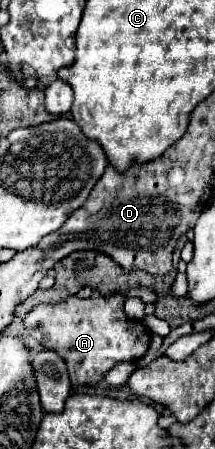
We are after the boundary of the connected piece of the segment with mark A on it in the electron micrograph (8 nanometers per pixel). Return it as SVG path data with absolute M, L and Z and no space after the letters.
M117 292L111 296L91 296L87 300L69 296L57 304L39 304L27 314L25 332L41 342L43 348L57 352L71 376L73 390L93 386L101 382L107 372L119 362L135 362L145 356L151 344L151 332L141 320L131 320L123 312L125 294Z

